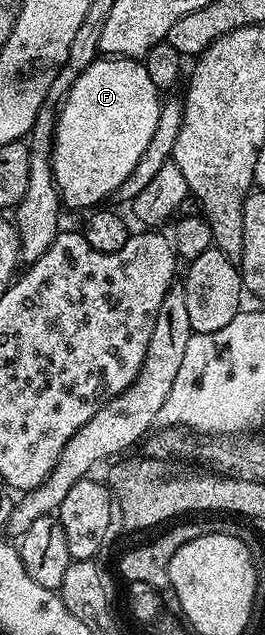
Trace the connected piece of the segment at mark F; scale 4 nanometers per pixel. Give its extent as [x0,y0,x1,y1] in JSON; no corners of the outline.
[52,56,161,210]

